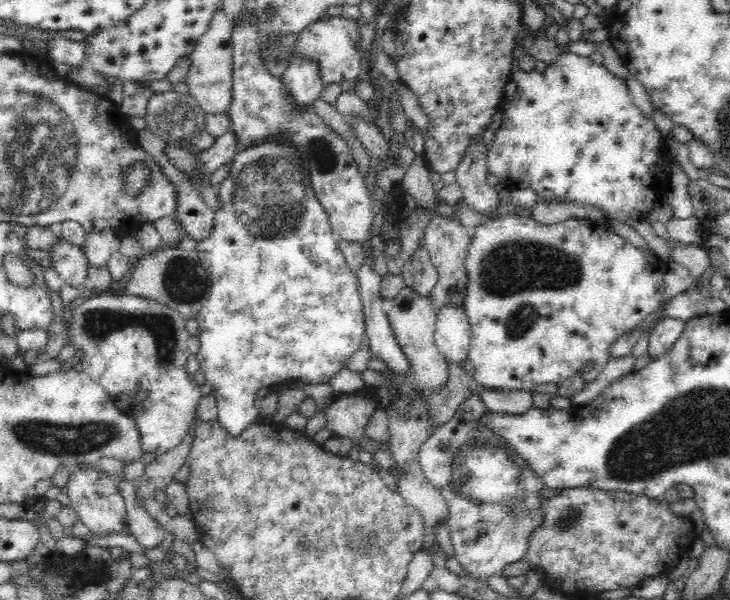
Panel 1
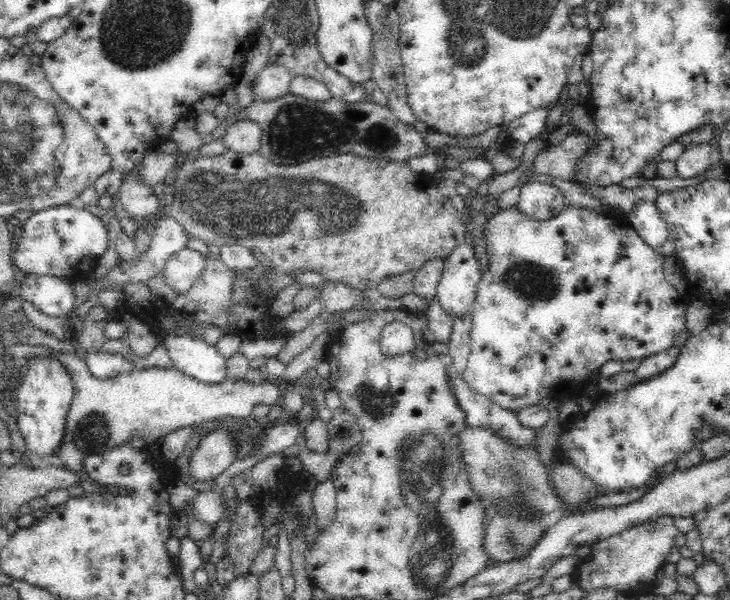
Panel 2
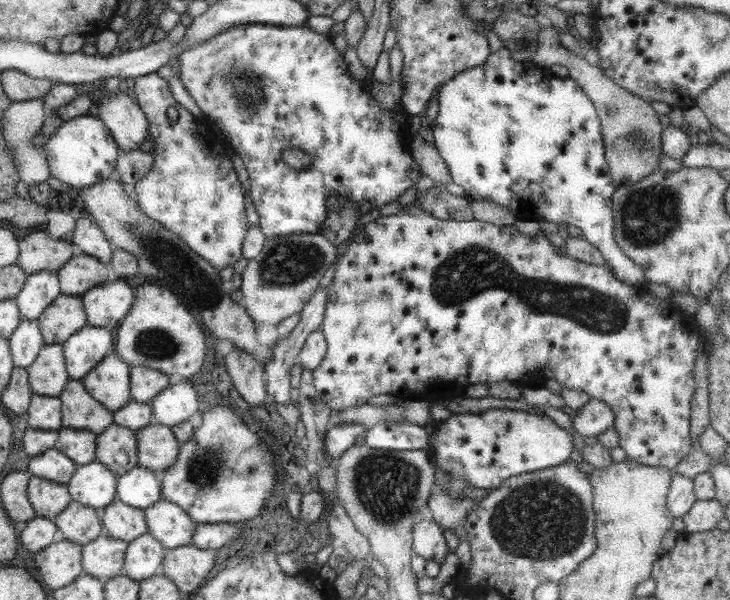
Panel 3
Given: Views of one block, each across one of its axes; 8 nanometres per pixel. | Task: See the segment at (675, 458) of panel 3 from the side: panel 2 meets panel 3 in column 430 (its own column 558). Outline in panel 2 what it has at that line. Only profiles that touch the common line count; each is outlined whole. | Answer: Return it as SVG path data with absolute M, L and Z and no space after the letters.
M517 206L498 208L490 218L487 218L483 228L483 236L488 254L488 268L482 271L478 282L475 299L469 310L470 315L470 346L466 370L461 374L468 386L483 394L488 400L504 407L506 410L518 412L524 406L536 405L542 398L554 398L564 402L582 394L585 380L608 360L644 359L673 346L676 334L686 323L686 300L670 284L666 283L664 272L664 255L656 252L635 231L631 220L622 215L608 215L588 207L567 206L558 216L550 220L534 220L518 210Z

